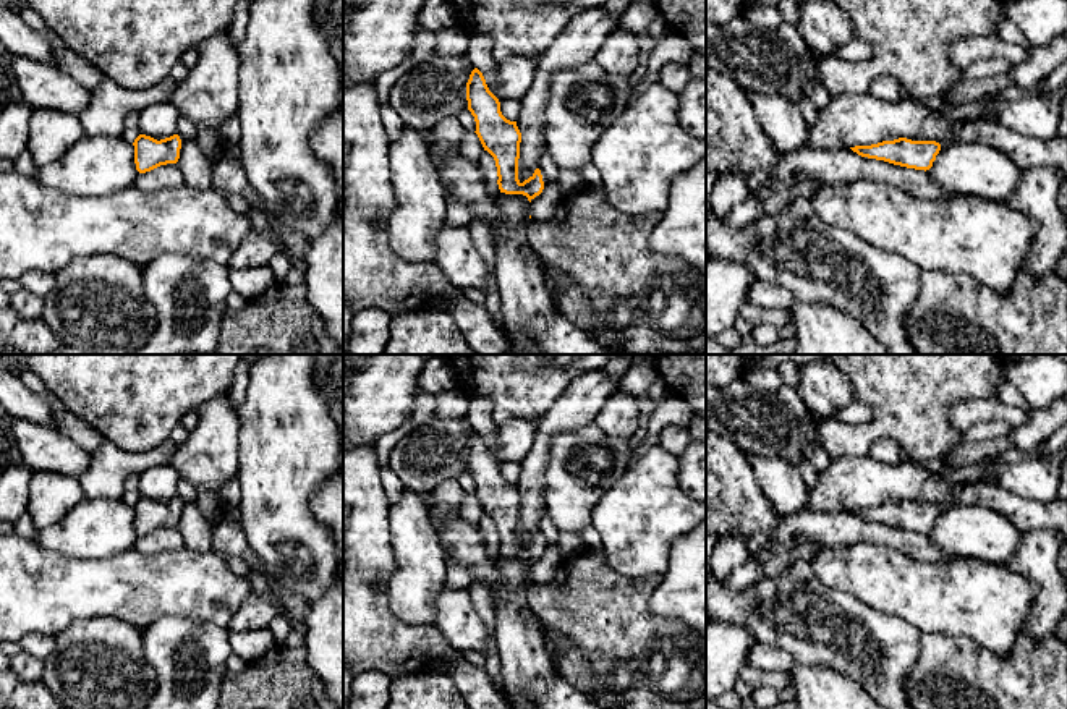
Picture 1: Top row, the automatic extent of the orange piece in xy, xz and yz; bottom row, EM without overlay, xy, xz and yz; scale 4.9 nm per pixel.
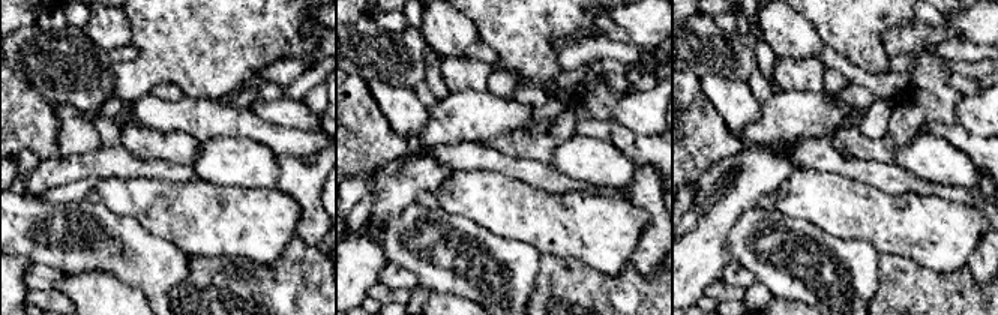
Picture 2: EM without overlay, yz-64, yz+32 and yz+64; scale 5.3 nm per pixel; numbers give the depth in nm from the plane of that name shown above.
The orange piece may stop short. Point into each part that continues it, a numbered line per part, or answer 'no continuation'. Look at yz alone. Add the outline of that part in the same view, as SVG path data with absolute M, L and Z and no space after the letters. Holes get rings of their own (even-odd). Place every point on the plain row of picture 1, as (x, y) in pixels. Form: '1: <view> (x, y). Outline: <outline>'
1: yz (956, 488). Outline: M954 482L950 499L947 502L939 503L941 512L946 510L946 508L949 508L949 507L952 507L952 505L955 505L955 503L959 503L957 502L957 494L960 490L960 486L962 486L962 482Z

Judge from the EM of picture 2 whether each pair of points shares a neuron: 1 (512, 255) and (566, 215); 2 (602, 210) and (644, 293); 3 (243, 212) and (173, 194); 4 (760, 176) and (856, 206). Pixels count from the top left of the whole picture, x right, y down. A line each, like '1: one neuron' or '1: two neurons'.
1: two neurons
2: two neurons
3: one neuron
4: two neurons

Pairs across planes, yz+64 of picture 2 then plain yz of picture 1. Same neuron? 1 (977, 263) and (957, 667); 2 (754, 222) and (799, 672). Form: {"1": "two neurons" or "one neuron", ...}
{"1": "two neurons", "2": "two neurons"}

